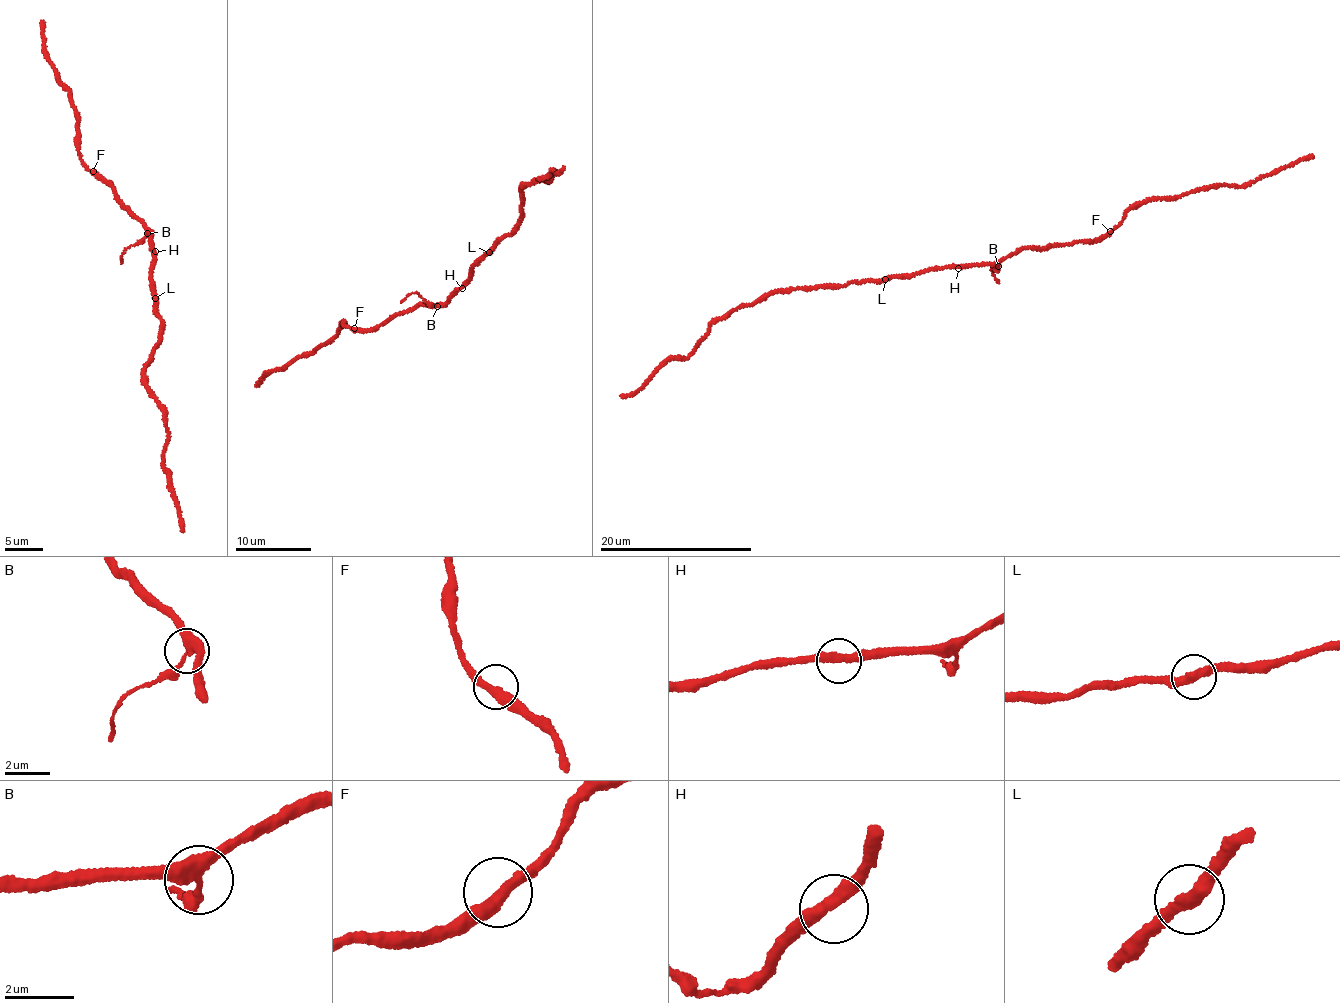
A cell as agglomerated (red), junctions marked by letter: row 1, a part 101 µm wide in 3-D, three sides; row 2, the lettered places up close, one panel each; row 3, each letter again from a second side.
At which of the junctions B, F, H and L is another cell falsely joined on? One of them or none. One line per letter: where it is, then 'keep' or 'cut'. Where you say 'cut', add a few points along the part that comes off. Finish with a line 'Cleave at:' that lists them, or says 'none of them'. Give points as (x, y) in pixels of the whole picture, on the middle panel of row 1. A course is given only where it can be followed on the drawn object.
B: at (437, 306); keep
F: at (354, 328); keep
H: at (462, 288); keep
L: at (489, 252); keep
Cleave at: none of them

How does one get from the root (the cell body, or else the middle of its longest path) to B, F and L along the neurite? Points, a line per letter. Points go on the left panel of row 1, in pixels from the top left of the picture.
B: (152, 250), (154, 243), (147, 233)
F: (152, 250), (154, 243), (143, 223), (128, 213), (117, 200), (107, 180), (93, 171)
L: (152, 250), (154, 258), (149, 277), (156, 299)

